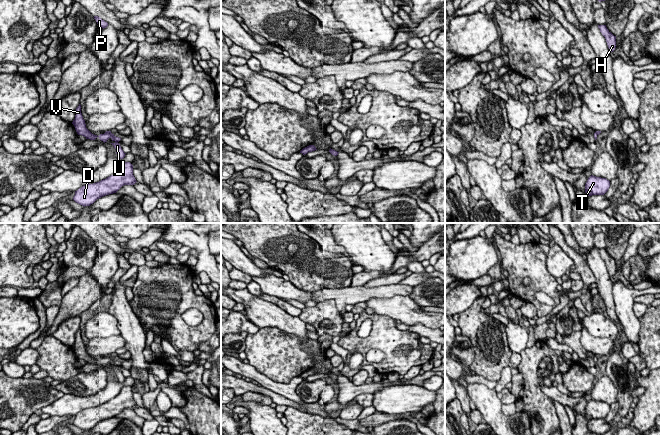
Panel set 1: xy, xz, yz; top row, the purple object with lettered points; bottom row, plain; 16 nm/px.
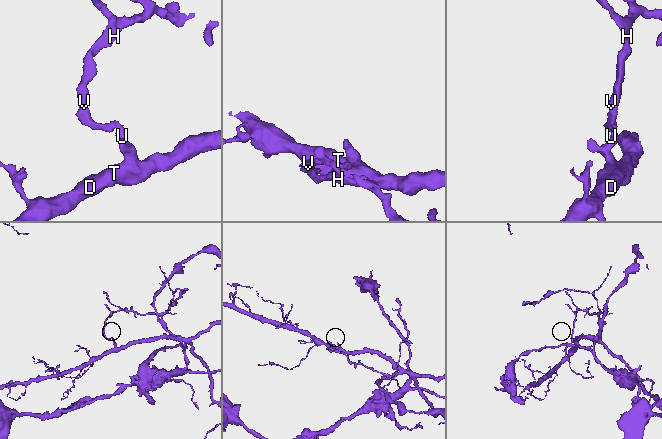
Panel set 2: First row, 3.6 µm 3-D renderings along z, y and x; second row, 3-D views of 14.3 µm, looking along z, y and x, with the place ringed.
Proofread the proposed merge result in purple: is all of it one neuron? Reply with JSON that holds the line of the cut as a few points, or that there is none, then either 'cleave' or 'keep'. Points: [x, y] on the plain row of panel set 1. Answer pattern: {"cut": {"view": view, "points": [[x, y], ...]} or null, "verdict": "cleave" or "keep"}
{"cut": {"view": "xy", "points": [[105, 356], [111, 361]]}, "verdict": "cleave"}

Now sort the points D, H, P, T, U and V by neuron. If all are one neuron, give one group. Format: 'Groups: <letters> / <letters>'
Groups: D T U / H P V

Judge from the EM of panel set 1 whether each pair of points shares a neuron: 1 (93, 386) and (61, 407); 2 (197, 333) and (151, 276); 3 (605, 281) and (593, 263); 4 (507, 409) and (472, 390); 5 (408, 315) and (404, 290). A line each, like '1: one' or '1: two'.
1: two
2: one
3: one
4: two
5: two

